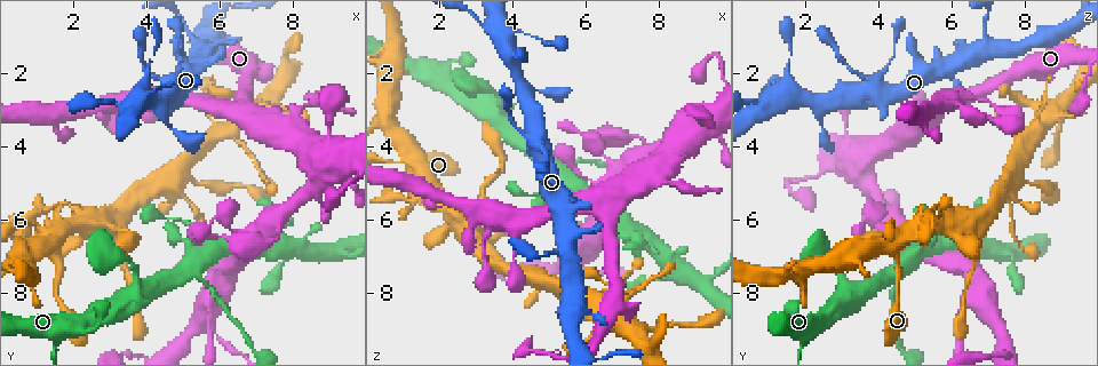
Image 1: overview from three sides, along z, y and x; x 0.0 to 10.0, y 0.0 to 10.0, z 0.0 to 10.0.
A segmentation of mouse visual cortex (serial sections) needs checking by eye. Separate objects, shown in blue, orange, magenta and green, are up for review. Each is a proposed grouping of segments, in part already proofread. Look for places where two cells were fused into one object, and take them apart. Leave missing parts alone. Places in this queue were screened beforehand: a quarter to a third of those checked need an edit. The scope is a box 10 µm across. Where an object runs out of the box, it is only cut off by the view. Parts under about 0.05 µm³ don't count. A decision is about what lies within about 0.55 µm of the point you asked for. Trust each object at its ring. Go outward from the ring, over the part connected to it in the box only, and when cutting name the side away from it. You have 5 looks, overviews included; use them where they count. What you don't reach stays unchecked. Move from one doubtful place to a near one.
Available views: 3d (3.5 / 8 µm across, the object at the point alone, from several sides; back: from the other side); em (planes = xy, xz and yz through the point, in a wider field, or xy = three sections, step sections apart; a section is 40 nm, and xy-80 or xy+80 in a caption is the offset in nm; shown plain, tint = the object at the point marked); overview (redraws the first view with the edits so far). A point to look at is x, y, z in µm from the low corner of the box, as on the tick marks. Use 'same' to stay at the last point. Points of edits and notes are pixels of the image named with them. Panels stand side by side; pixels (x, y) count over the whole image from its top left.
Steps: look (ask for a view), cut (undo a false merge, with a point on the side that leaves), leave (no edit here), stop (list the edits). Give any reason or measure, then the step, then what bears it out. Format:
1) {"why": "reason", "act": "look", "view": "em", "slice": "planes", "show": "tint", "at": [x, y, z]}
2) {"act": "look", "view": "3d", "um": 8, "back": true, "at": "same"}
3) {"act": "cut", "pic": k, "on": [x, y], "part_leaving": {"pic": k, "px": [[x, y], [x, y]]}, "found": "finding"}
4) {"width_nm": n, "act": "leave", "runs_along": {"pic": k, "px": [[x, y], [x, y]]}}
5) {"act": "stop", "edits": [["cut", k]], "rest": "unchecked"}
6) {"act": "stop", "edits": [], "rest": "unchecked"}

{"why": "sharp bend", "act": "look", "view": "3d", "um": 8, "at": [1.45, 6.75, 4.40]}

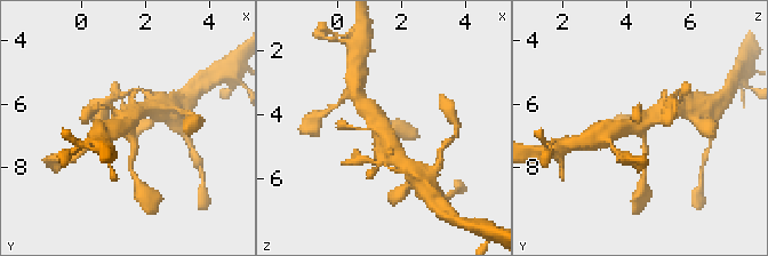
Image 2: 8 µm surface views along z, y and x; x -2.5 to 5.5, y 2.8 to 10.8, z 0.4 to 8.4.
{"why": "zoom in", "act": "look", "view": "3d", "um": 3.5, "at": "same"}

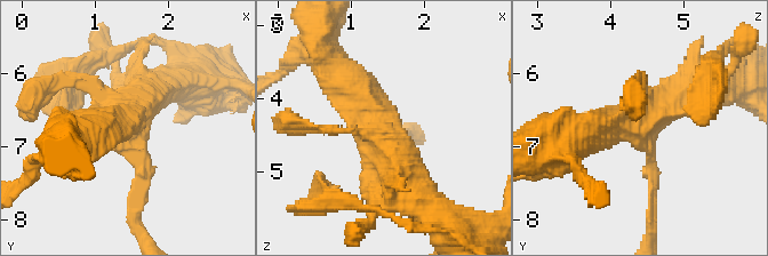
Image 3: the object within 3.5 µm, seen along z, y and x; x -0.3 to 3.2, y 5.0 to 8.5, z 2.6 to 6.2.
{"arms": 4, "arm_widths_nm": [100, 150, 500, 500], "act": "look", "view": "em", "slice": "xy", "step": 5, "show": "tint", "at": [1.45, 6.70, 4.45]}

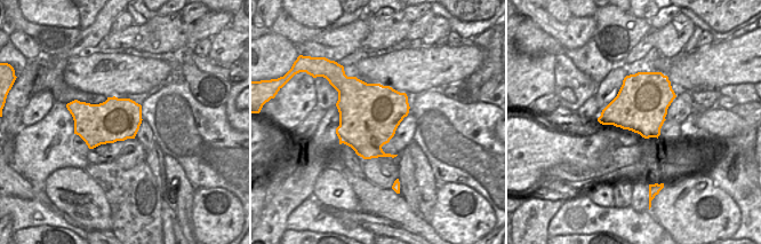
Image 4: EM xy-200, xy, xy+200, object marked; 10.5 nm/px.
{"act": "leave", "runs_along": {"pic": 3, "px": [[653, 198], [644, 120], [700, 88]]}, "found": "all the same cell"}

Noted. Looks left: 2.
{"act": "look", "view": "3d", "um": 3.5, "at": [4.70, 4.95, 7.60]}

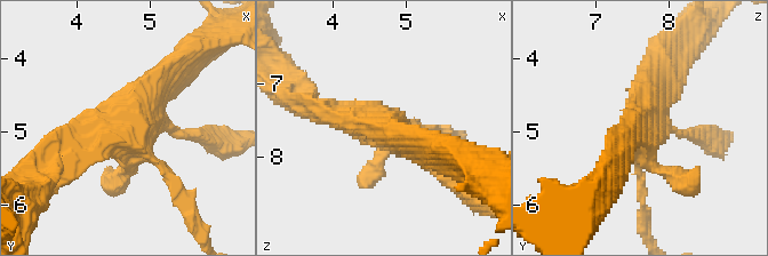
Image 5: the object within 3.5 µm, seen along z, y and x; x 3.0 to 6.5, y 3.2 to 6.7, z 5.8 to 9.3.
{"why": "shape alone is not enough", "act": "look", "view": "em", "slice": "xy", "step": 1, "show": "tint", "at": [4.65, 4.90, 7.60]}

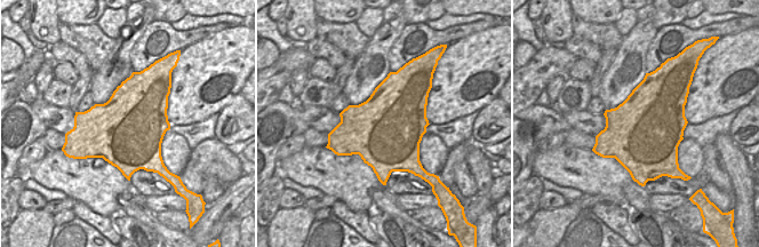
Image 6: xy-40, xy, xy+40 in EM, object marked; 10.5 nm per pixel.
{"act": "leave", "found": "one cell here"}

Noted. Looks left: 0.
{"act": "stop", "edits": [], "rest": "unchecked"}

